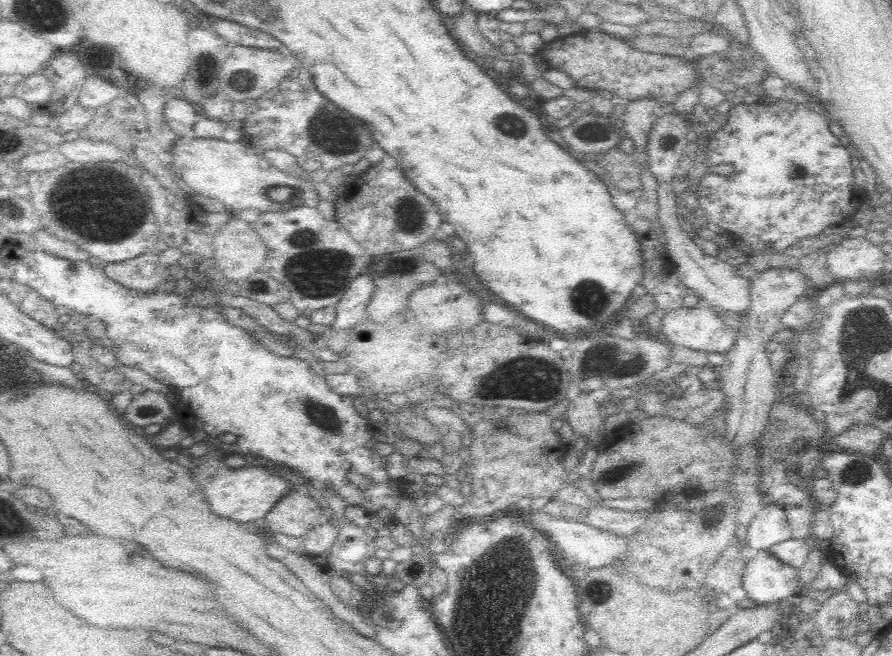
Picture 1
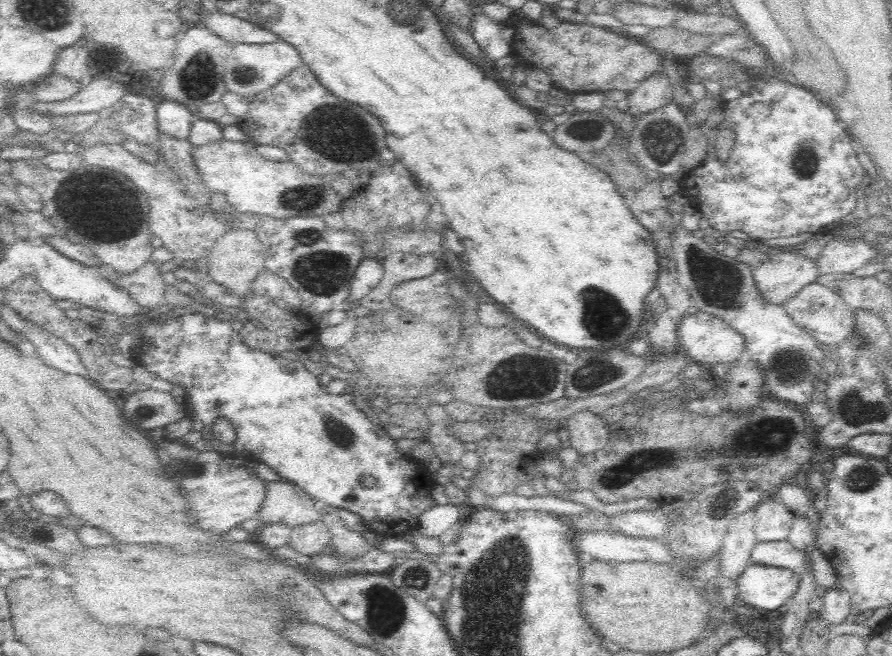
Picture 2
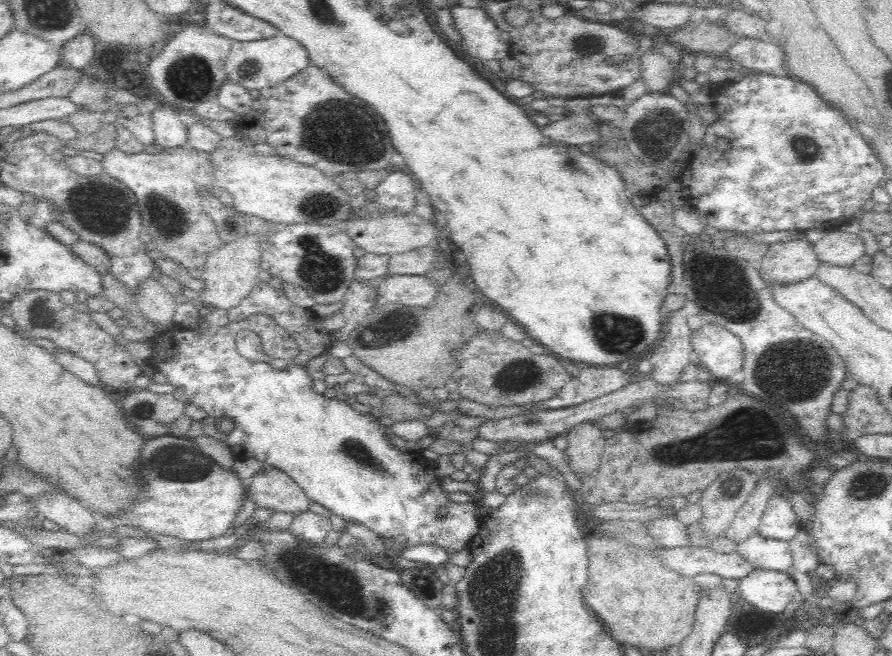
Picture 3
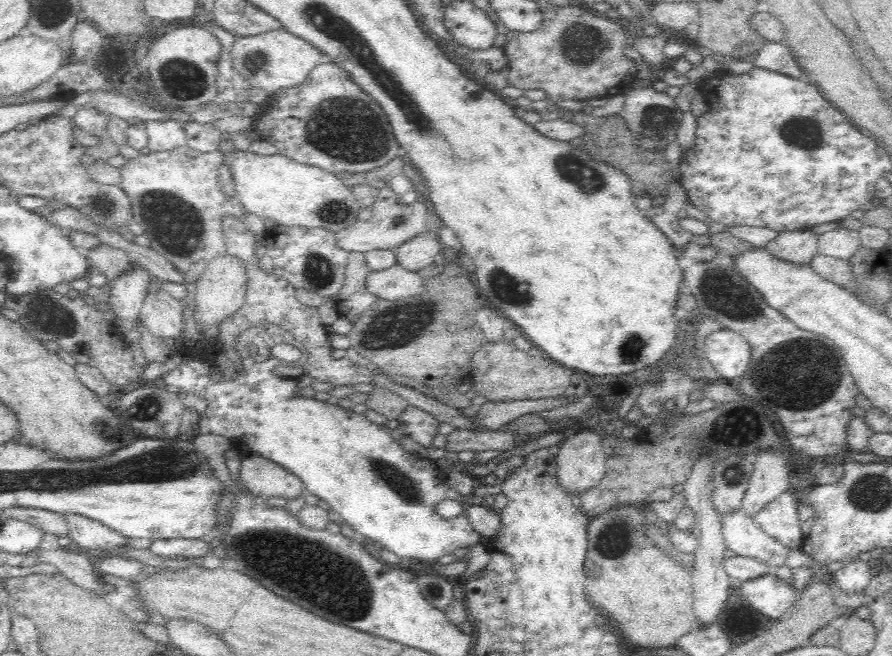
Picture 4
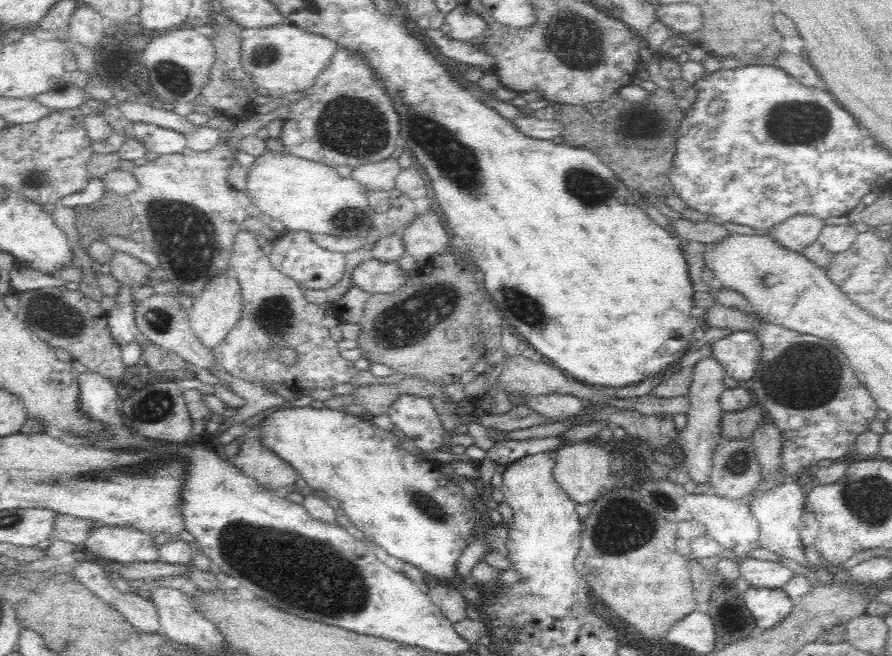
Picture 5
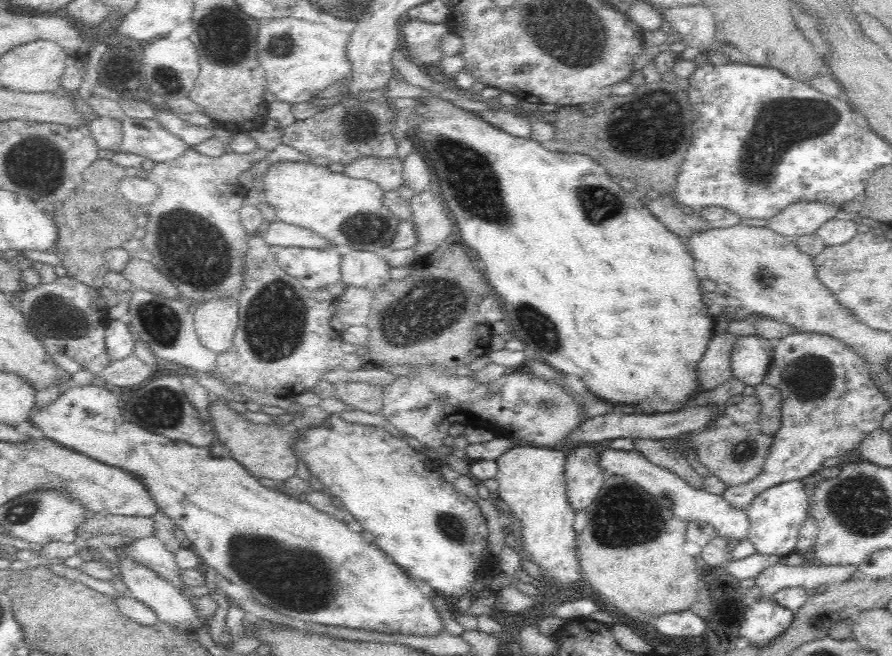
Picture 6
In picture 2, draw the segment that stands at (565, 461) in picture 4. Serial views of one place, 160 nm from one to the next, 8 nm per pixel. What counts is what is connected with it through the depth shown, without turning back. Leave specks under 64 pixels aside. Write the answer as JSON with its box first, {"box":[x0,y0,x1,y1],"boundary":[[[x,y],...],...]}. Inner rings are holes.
{"box":[563,410,611,455],"boundary":[[[580,410],[564,420],[563,428],[569,432],[571,446],[581,455],[589,455],[604,448],[611,437],[606,417],[589,410]]]}

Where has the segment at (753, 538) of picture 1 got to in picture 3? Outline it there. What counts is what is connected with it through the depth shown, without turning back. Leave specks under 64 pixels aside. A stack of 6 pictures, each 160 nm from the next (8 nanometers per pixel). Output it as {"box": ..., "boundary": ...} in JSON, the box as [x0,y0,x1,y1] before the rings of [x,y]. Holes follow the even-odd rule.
{"box":[757,494,801,540],"boundary":[[[776,494],[770,498],[762,515],[757,533],[765,539],[789,540],[801,526],[788,499]]]}

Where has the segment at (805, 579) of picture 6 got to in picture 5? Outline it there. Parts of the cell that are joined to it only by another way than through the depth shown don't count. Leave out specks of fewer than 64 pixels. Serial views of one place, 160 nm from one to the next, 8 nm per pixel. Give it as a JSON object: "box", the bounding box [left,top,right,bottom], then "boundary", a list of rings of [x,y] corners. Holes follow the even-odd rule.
{"box":[739,556,794,589],"boundary":[[[748,556],[740,562],[739,577],[751,588],[782,589],[794,574],[785,563],[776,563]]]}

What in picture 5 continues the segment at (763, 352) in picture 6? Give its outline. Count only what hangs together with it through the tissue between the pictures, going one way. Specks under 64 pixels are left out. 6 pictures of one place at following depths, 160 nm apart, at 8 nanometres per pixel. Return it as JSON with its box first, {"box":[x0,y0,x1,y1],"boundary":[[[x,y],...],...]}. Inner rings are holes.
{"box":[710,331,762,385],"boundary":[[[731,331],[710,344],[712,357],[722,365],[725,376],[747,385],[758,366],[762,345],[752,331]]]}

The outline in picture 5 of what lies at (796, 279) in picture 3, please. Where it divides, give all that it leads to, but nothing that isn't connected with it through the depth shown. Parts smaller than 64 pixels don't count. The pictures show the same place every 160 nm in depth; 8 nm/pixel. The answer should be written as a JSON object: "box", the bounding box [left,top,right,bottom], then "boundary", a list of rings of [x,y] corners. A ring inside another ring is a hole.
{"box":[769,216,824,253],"boundary":[[[793,216],[770,228],[769,238],[788,251],[800,253],[817,241],[824,227],[823,220],[816,217]]]}

